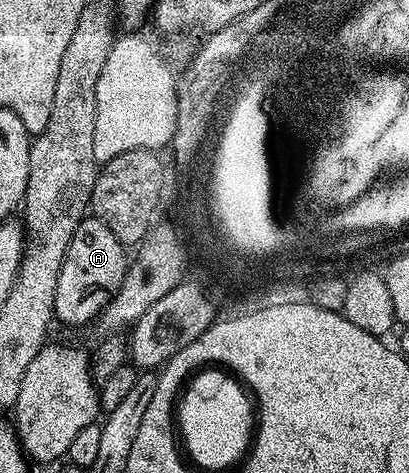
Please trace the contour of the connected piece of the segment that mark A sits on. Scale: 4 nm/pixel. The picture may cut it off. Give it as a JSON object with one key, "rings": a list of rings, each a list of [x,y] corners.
{"rings":[[[91,215],[85,216],[74,231],[70,239],[70,247],[62,259],[62,267],[58,275],[58,291],[54,295],[55,320],[61,321],[64,325],[84,325],[87,321],[95,322],[106,306],[112,302],[112,296],[120,290],[124,276],[128,274],[130,261],[129,258],[124,258],[124,253],[126,253],[126,247],[117,239],[114,231],[106,227],[106,223],[102,223]]]}

